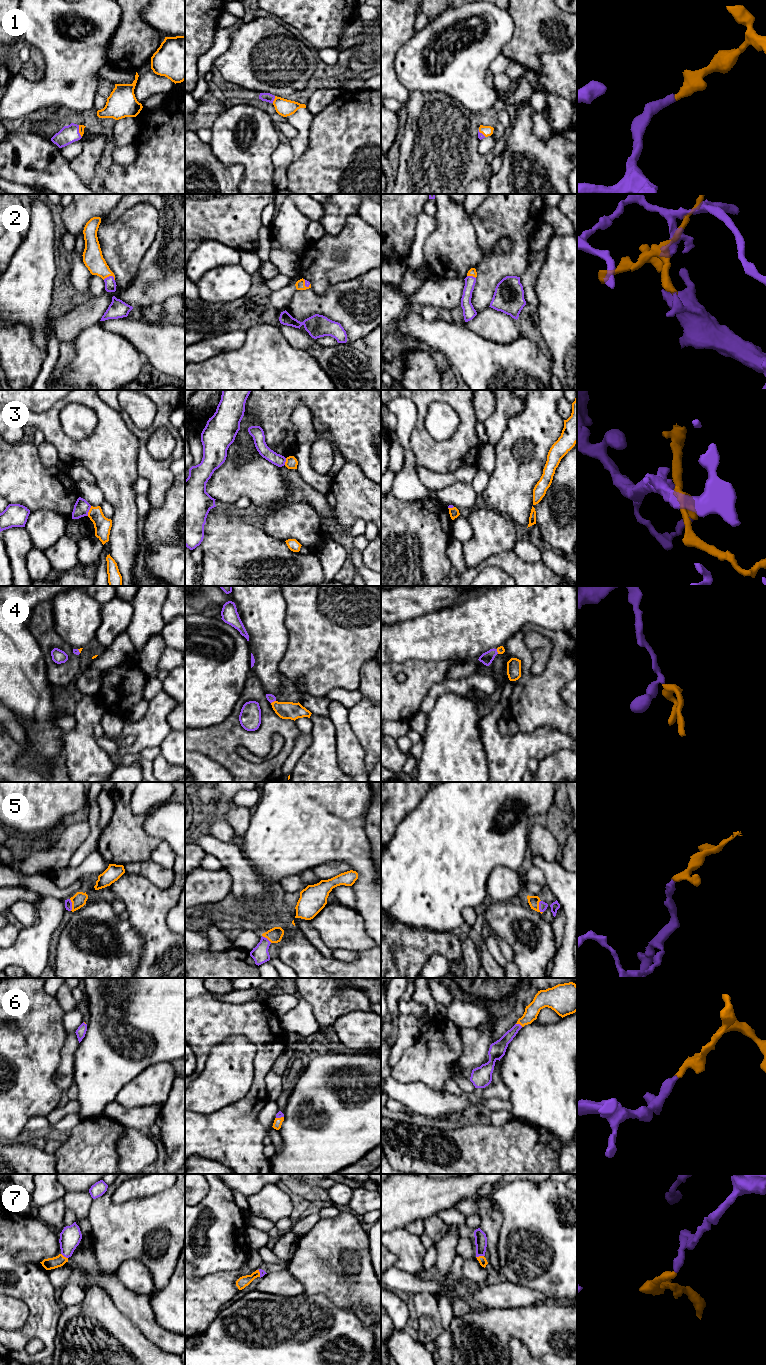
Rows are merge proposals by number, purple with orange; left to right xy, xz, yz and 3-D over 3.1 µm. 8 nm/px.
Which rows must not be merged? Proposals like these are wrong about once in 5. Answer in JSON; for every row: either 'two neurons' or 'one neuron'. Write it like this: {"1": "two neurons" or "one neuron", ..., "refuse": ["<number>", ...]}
{"1": "one neuron", "2": "one neuron", "3": "two neurons", "4": "one neuron", "5": "one neuron", "6": "one neuron", "7": "one neuron", "refuse": ["3"]}

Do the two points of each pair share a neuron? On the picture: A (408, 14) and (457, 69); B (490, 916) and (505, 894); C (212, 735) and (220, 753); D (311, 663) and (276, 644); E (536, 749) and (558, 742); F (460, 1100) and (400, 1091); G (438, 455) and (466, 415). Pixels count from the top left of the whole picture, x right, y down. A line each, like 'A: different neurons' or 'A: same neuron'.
A: different neurons
B: different neurons
C: same neuron
D: different neurons
E: same neuron
F: same neuron
G: same neuron

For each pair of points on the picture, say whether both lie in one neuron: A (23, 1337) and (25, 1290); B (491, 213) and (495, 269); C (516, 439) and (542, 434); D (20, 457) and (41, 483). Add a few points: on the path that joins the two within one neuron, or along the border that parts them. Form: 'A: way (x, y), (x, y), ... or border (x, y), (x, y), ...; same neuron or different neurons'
A: way (34, 1325), (35, 1302); same neuron
B: way (490, 227), (488, 232), (488, 255); same neuron
C: way (522, 439), (526, 439), (531, 434), (536, 434); same neuron
D: way (21, 463), (35, 477); same neuron

